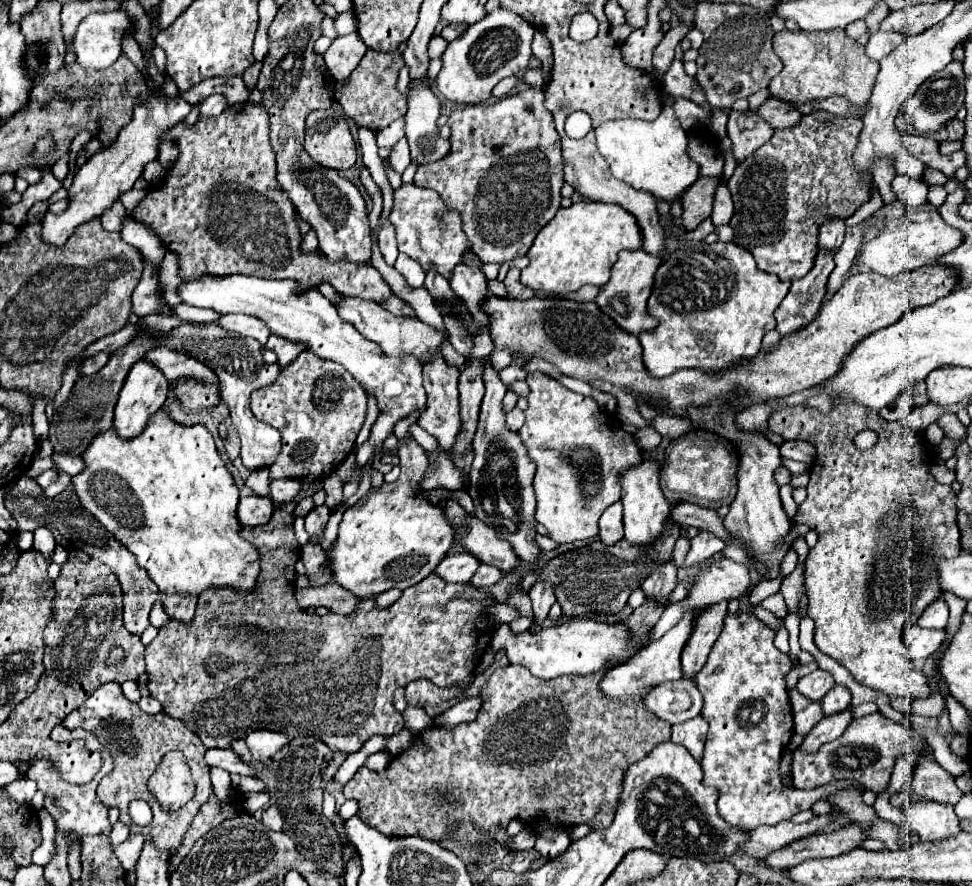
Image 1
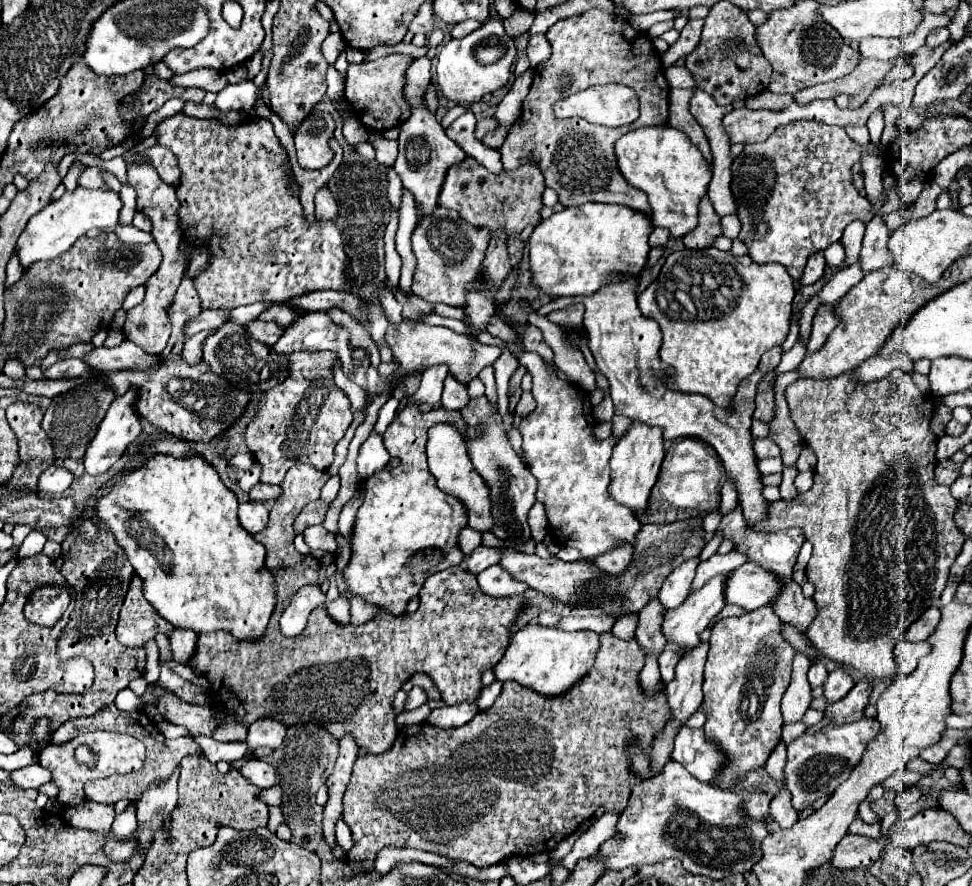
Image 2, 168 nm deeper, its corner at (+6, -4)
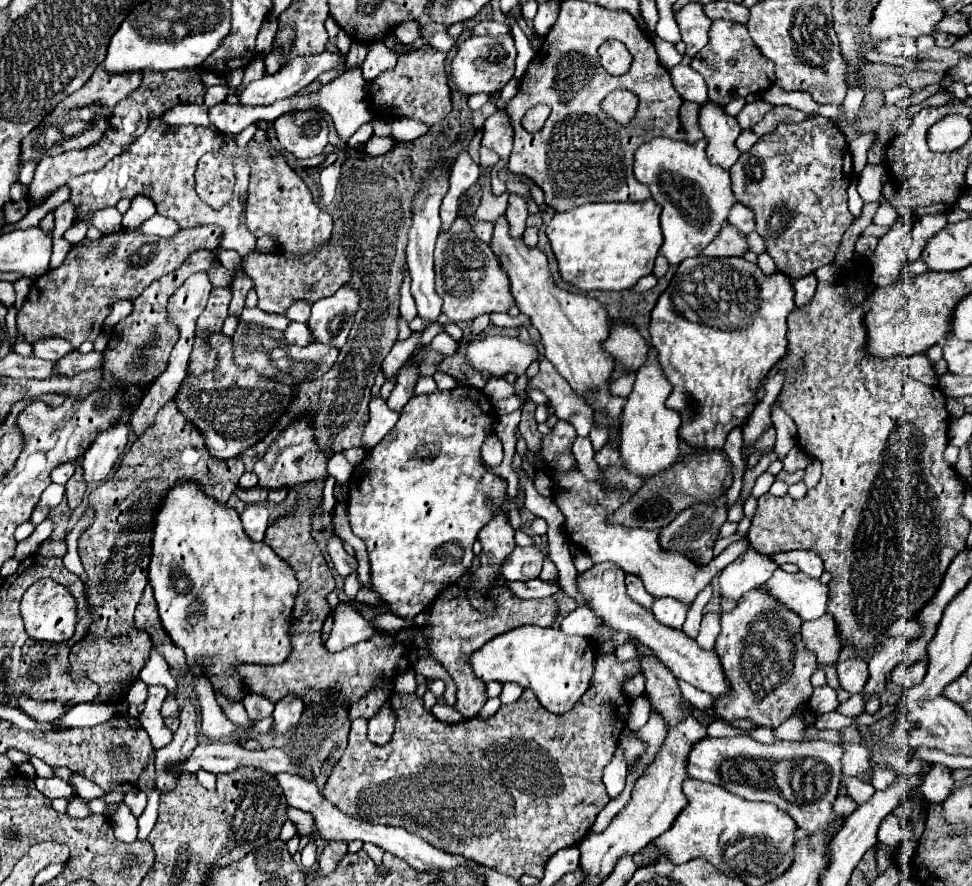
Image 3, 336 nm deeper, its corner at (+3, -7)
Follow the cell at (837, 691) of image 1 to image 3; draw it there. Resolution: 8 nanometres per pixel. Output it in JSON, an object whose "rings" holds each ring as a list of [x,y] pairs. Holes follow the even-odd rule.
{"rings":[[[862,656],[850,658],[846,662],[838,662],[836,664],[838,670],[838,678],[844,690],[848,690],[850,694],[862,694],[864,684],[868,680],[868,662]]]}

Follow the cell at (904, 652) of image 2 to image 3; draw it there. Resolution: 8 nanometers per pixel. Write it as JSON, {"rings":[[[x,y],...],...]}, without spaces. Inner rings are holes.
{"rings":[[[926,660],[916,662],[912,666],[900,664],[900,666],[896,666],[892,670],[892,682],[898,684],[900,688],[912,688],[914,684],[920,684],[922,682],[924,674],[926,674]]]}

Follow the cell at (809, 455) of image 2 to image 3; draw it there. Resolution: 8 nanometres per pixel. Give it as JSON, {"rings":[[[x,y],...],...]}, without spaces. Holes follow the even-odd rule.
{"rings":[[[810,460],[810,464],[806,466],[806,476],[804,476],[804,482],[808,484],[808,488],[816,488],[818,486],[818,482],[820,482],[820,464],[818,464],[818,460]]]}

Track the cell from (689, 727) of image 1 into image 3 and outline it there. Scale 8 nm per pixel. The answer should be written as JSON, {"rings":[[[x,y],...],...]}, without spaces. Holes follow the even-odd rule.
{"rings":[[[752,736],[704,738],[688,756],[688,774],[702,782],[718,784],[742,798],[772,802],[788,812],[798,828],[812,832],[830,832],[836,820],[832,804],[836,800],[842,776],[842,744],[826,740],[776,742],[762,744]]]}

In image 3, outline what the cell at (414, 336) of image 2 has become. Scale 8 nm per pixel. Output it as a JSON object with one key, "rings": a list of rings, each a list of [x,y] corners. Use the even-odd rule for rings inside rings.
{"rings":[[[486,336],[484,340],[472,340],[468,346],[468,360],[476,370],[486,370],[494,376],[506,372],[524,374],[532,362],[540,358],[538,346],[508,336]]]}

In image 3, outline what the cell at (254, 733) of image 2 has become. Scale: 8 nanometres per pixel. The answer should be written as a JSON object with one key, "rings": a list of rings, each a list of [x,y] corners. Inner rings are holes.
{"rings":[[[288,694],[284,696],[278,704],[276,704],[276,710],[274,710],[274,718],[276,718],[276,724],[274,724],[274,732],[276,734],[284,734],[288,732],[302,716],[302,710],[304,710],[304,700],[296,694]]]}

